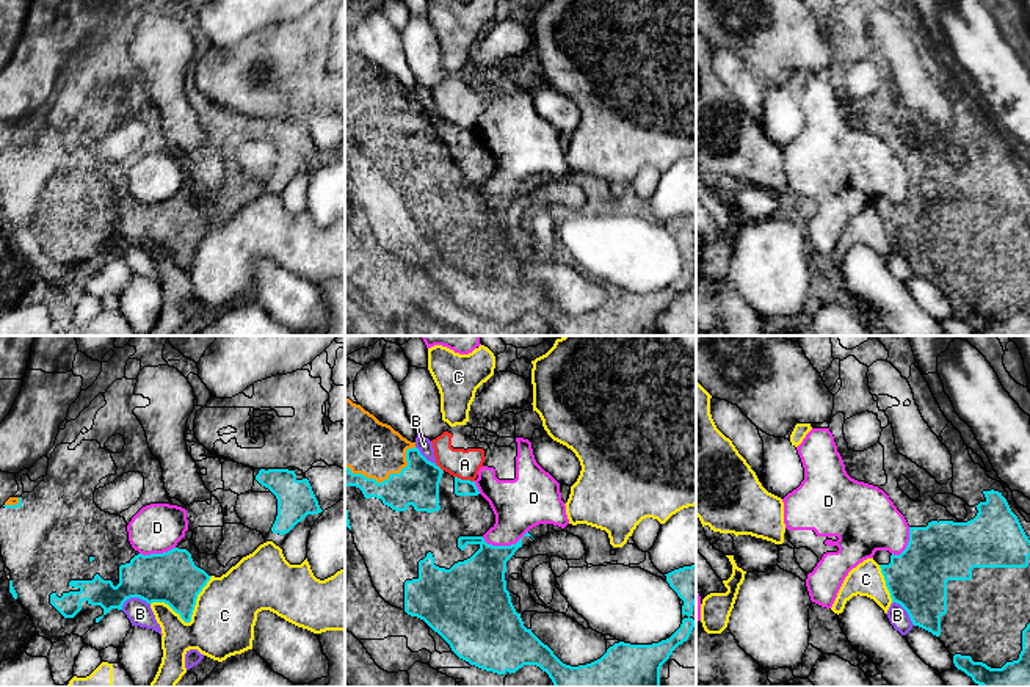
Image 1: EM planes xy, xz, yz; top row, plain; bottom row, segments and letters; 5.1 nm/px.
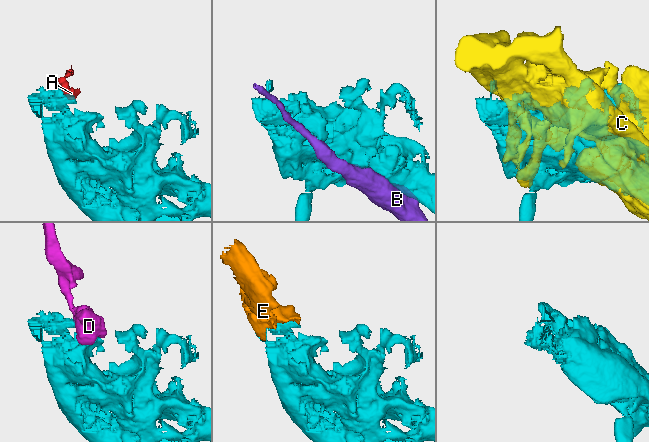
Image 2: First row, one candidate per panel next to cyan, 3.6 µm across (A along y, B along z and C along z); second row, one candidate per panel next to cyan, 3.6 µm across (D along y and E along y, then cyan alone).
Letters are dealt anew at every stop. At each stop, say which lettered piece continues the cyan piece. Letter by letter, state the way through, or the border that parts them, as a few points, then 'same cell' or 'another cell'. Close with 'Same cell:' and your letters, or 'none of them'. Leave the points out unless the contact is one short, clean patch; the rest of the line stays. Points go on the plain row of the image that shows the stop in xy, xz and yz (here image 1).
A: border along xz (455, 124), (474, 130); another cell
B: another cell
C: another cell
D: another cell
E: same cell
Same cell: E

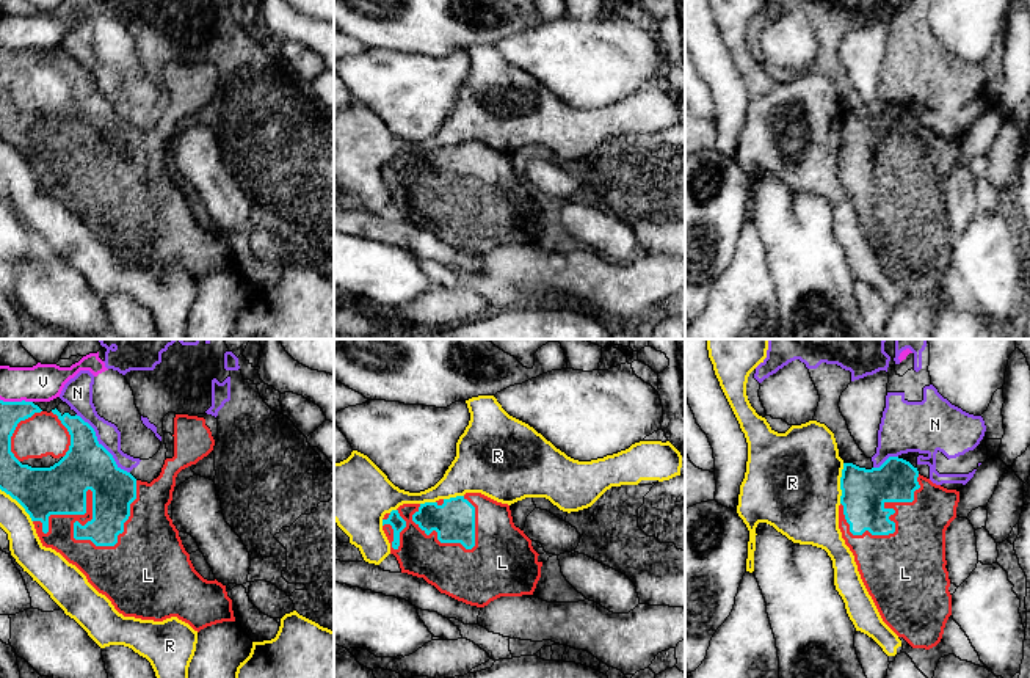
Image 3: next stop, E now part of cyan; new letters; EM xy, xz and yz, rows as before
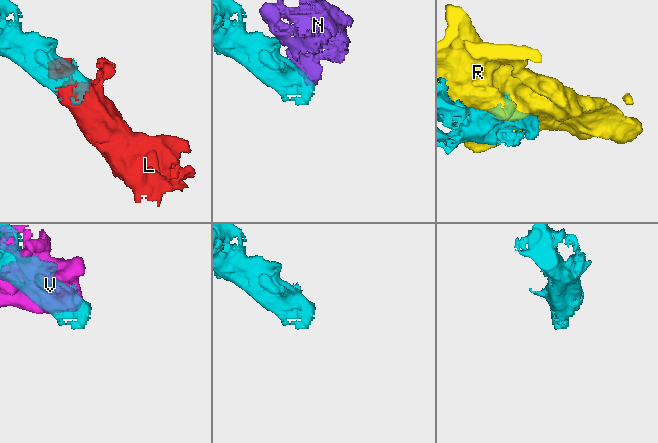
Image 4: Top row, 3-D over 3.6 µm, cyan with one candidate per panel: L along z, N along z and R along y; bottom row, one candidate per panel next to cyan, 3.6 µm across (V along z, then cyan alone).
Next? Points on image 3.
L: same cell
N: another cell
R: another cell
V: another cell
Same cell: L

